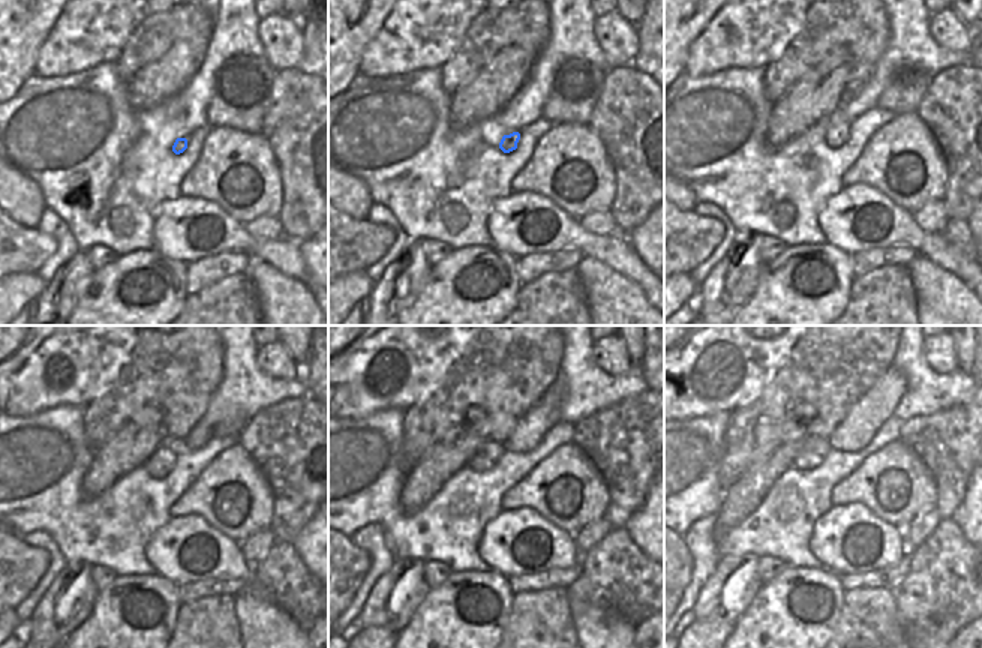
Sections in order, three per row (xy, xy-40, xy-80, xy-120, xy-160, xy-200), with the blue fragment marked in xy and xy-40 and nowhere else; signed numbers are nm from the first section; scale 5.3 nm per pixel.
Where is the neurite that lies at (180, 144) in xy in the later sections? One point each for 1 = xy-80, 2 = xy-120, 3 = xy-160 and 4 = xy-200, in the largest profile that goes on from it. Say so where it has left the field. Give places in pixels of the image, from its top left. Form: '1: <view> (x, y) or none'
1: xy-80 (837, 126)
2: xy-120 (161, 462)
3: xy-160 (488, 455)
4: xy-200 (813, 450)

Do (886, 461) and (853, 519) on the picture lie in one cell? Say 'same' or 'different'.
different

